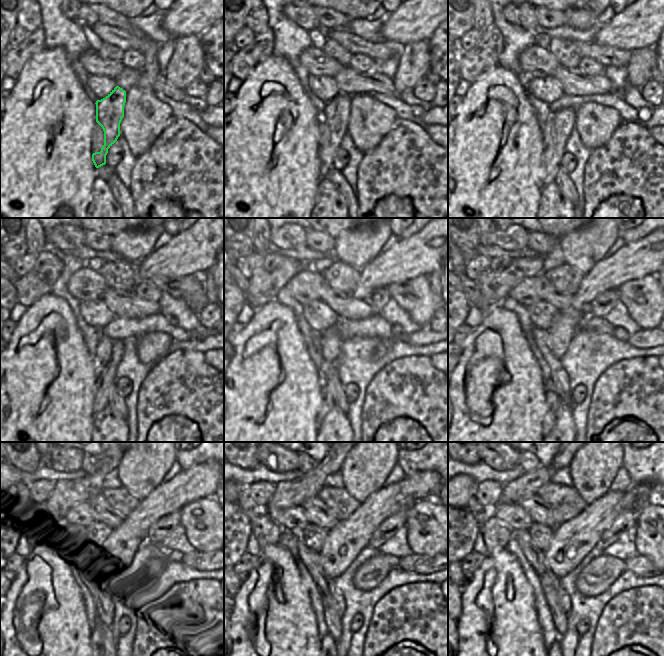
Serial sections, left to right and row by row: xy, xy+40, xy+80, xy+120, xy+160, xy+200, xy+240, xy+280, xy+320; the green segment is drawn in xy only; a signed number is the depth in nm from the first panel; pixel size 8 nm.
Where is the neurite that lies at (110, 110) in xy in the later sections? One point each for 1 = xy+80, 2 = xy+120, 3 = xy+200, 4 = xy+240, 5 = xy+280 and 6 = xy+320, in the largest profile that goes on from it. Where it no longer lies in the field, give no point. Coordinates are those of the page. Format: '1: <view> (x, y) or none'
1: xy+80 (563, 120)
2: xy+120 (106, 376)
3: xy+200 (553, 401)
4: xy+240 (100, 642)
5: xy+280 (327, 644)
6: xy+320 (556, 645)

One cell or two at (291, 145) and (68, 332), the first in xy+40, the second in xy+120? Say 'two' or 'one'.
one

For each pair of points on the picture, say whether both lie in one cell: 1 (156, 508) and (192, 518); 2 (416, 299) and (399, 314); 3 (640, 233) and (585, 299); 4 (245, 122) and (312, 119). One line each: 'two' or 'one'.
1: two
2: two
3: two
4: one

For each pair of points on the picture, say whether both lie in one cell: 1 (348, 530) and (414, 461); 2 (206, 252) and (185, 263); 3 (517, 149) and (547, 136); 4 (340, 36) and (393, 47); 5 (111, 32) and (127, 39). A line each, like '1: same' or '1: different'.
1: different
2: same
3: different
4: same
5: same

